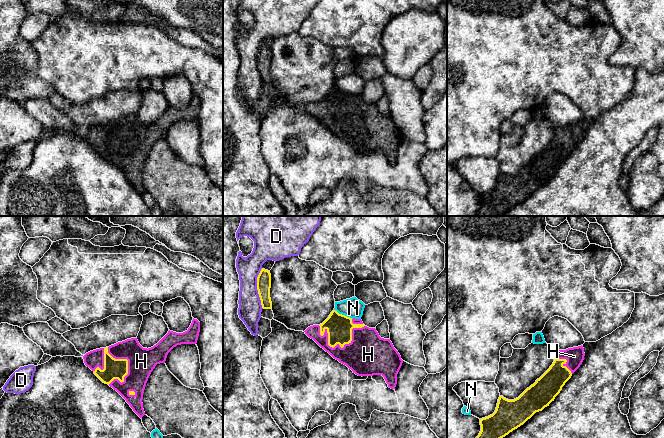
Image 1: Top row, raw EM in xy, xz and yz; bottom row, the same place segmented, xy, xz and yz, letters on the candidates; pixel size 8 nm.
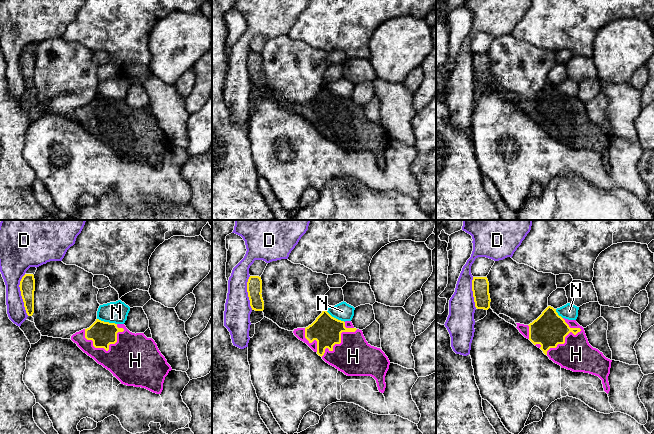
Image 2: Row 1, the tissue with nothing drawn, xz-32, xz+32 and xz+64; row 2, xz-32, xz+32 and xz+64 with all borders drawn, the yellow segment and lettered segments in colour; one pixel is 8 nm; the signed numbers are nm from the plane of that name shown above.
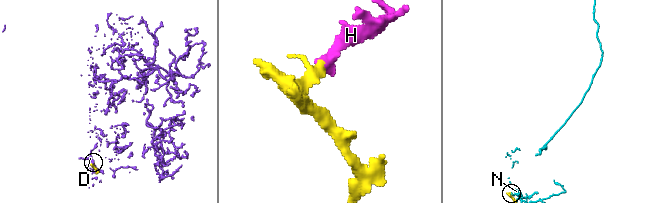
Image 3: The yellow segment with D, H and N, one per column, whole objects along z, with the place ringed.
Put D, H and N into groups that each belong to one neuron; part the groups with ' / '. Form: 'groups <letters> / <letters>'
groups D / H / N

